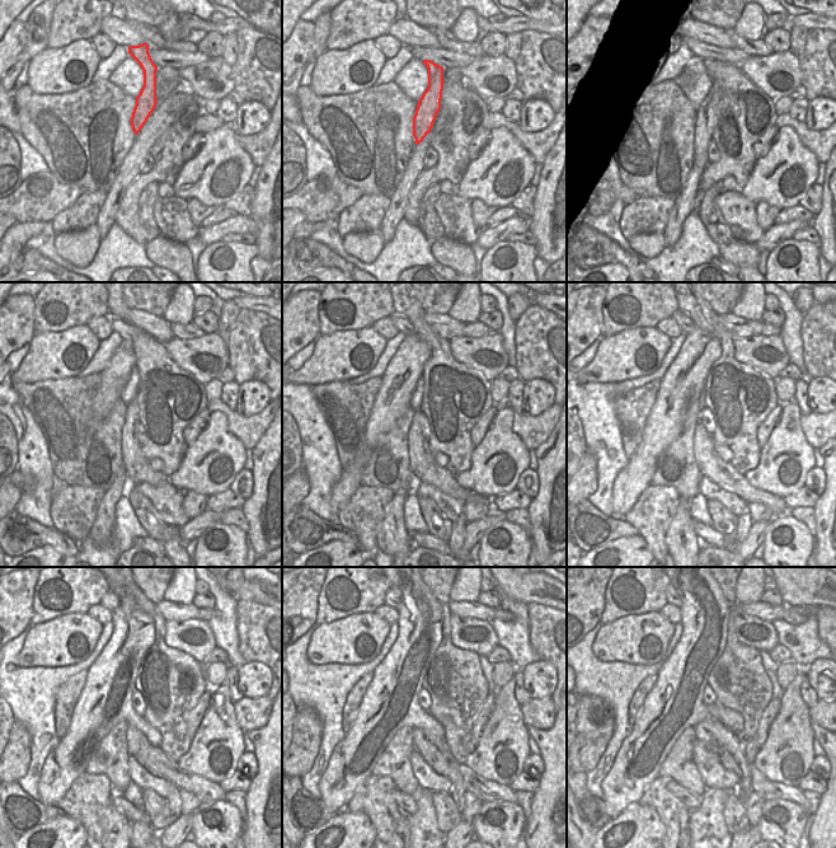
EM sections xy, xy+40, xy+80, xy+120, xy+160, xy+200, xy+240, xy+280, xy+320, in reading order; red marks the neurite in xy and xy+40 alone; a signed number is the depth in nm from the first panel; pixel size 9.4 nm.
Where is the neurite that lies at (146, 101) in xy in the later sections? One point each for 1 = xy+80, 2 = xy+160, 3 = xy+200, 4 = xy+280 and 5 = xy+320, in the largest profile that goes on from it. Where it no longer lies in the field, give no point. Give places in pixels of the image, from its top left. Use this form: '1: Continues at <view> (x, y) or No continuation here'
1: Continues at xy+80 (705, 116)
2: Continues at xy+160 (423, 465)
3: Continues at xy+200 (710, 465)
4: Continues at xy+280 (463, 778)
5: Continues at xy+320 (750, 779).

